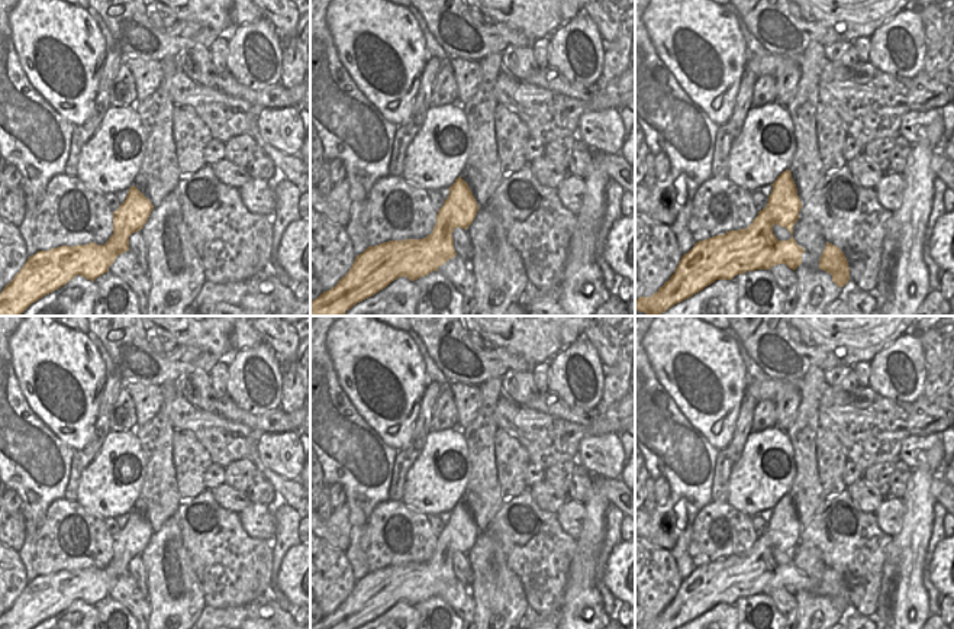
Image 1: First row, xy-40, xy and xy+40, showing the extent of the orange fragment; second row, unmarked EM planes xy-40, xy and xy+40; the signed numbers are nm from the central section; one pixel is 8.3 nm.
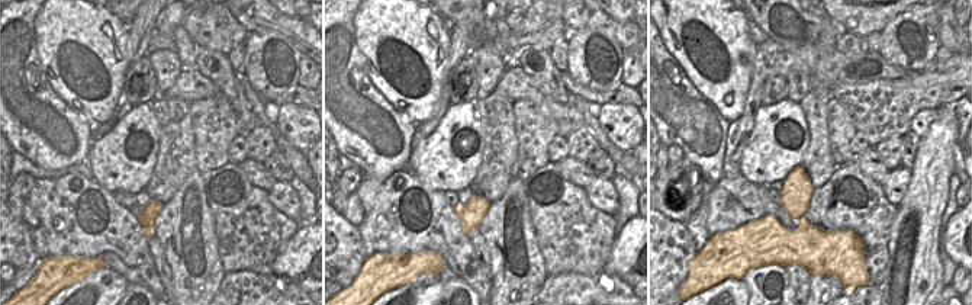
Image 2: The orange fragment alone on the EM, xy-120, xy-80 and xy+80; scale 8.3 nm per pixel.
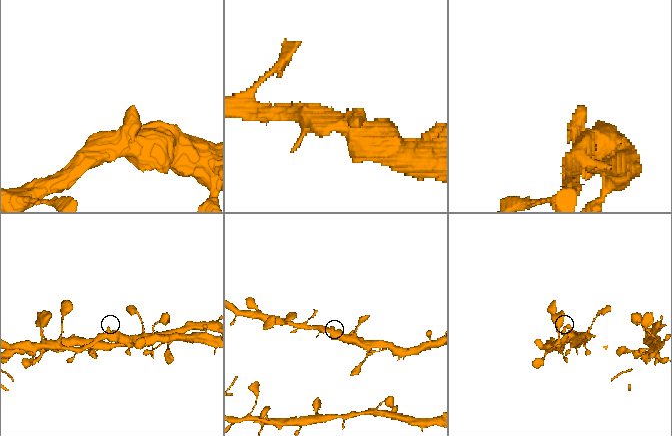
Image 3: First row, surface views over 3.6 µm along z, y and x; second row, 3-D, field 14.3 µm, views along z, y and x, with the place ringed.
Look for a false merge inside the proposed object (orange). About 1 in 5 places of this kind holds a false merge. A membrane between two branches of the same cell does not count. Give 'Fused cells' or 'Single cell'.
Single cell.

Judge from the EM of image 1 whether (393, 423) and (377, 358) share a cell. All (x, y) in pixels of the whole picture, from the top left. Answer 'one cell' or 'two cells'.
one cell

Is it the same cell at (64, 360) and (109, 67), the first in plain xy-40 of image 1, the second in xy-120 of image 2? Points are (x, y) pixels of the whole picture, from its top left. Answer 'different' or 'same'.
same

